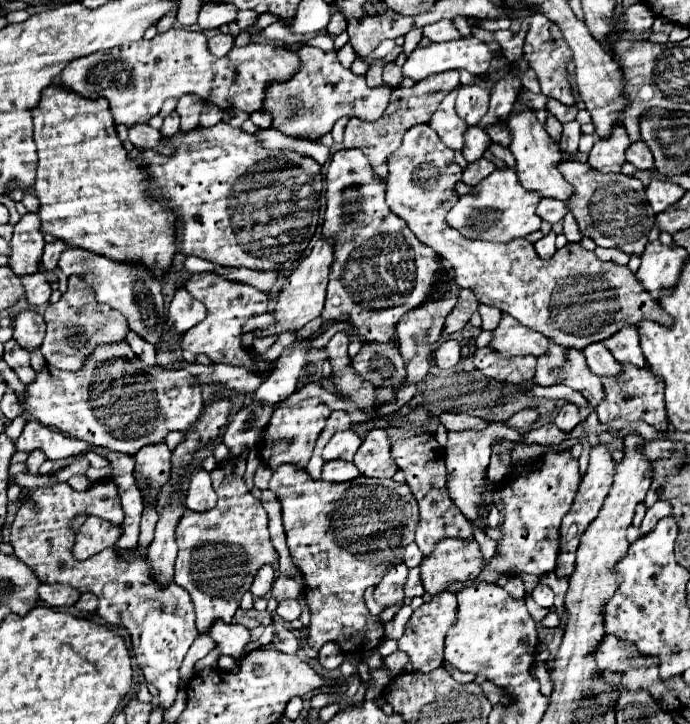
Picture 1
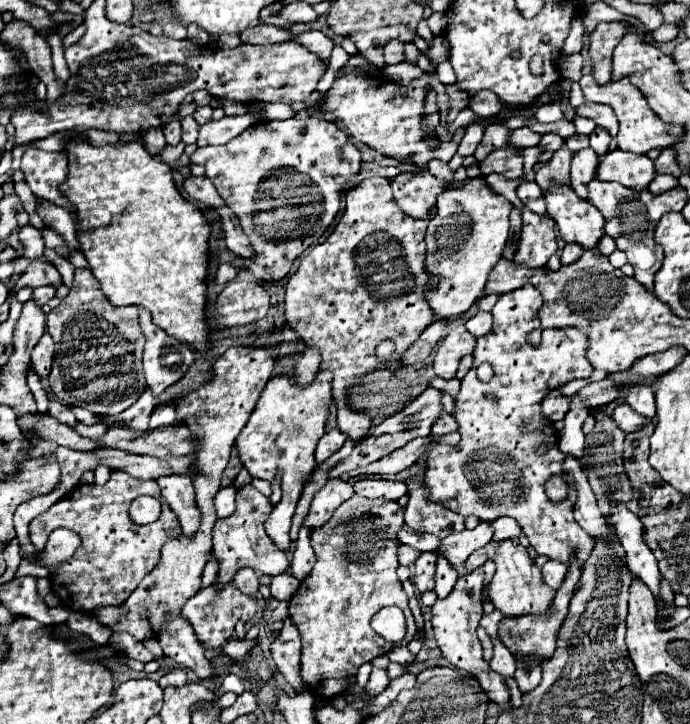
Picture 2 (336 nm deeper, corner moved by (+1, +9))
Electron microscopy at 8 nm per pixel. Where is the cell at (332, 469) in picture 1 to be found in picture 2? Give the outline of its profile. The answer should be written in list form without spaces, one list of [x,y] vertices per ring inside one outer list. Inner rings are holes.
[[[341,478],[327,480],[327,484],[315,494],[309,514],[303,520],[303,526],[311,528],[311,530],[323,526],[331,518],[331,514],[351,496],[353,496],[353,486],[349,482],[345,482]]]

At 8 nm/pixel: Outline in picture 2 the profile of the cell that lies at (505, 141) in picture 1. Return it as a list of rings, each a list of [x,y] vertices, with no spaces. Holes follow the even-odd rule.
[[[517,128],[517,130],[511,130],[511,140],[509,144],[513,146],[519,146],[519,148],[529,148],[529,146],[537,146],[541,142],[541,134],[533,132],[531,128]]]

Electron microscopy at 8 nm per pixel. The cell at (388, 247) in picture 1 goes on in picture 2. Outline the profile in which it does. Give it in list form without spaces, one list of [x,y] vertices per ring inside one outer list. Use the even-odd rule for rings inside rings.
[[[375,176],[371,180],[365,180],[359,188],[347,192],[347,208],[333,234],[323,244],[315,246],[305,258],[301,258],[299,270],[287,282],[285,318],[305,344],[319,348],[323,356],[321,370],[333,372],[333,398],[339,408],[337,426],[355,444],[367,436],[371,418],[369,414],[355,412],[347,406],[347,388],[351,388],[351,384],[365,374],[387,366],[387,362],[379,362],[375,356],[379,342],[393,340],[397,360],[391,360],[391,364],[401,364],[401,354],[421,336],[421,330],[433,322],[433,310],[429,310],[423,290],[427,282],[431,282],[431,276],[425,272],[423,262],[427,254],[425,230],[435,214],[437,208],[433,206],[429,218],[415,220],[397,206],[391,184],[385,178]]]

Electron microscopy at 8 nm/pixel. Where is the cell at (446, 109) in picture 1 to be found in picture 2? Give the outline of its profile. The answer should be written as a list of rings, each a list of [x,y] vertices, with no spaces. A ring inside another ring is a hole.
[[[469,124],[465,136],[463,136],[461,144],[459,144],[457,154],[461,154],[461,156],[471,156],[471,154],[475,152],[477,144],[479,144],[481,138],[483,138],[483,132],[485,132],[485,124]]]

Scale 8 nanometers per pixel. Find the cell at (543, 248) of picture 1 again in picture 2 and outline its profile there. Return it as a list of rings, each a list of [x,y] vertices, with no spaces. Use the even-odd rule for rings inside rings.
[[[525,208],[521,212],[523,228],[513,262],[527,268],[543,268],[547,260],[557,252],[557,236],[553,218],[539,216]]]

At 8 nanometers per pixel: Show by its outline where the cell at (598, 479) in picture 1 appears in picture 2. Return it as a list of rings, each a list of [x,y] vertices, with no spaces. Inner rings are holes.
[[[571,562],[571,564],[569,564],[567,578],[565,578],[563,586],[557,590],[555,600],[553,600],[553,606],[551,606],[551,610],[549,610],[547,616],[523,616],[523,618],[519,616],[519,618],[503,618],[503,620],[499,622],[499,632],[497,632],[497,636],[499,636],[499,640],[509,648],[509,652],[511,652],[517,660],[521,660],[521,658],[525,658],[525,660],[533,658],[533,660],[541,662],[541,660],[553,656],[557,632],[559,632],[559,628],[561,628],[561,624],[563,624],[565,616],[567,616],[569,602],[571,602],[571,596],[573,596],[573,590],[575,590],[575,584],[577,584],[579,576],[581,576],[581,570],[579,570],[577,562]]]

